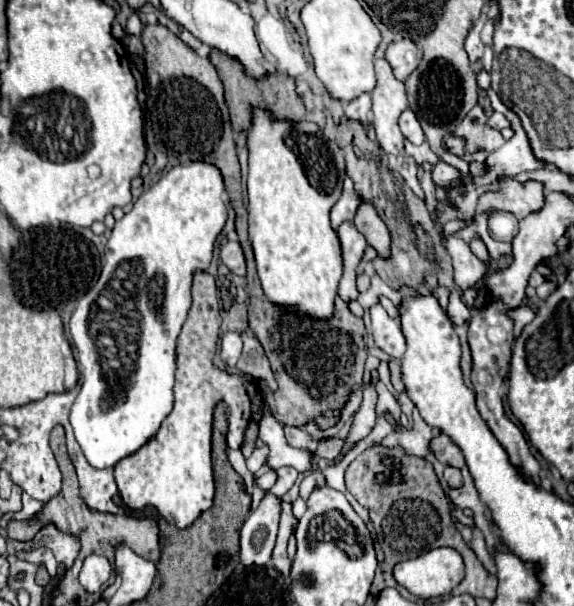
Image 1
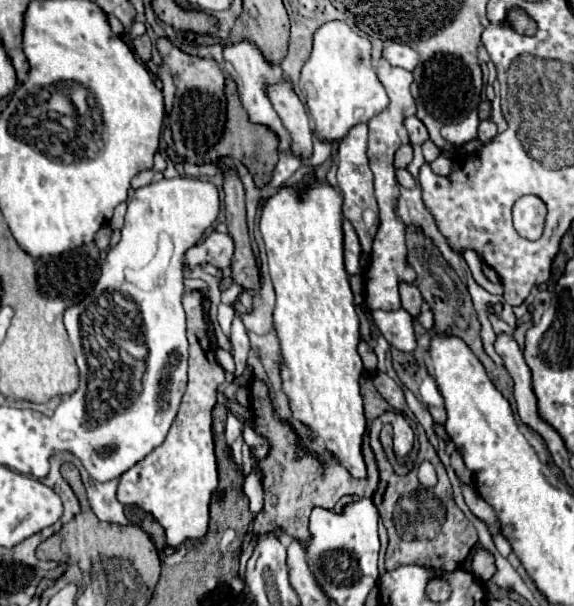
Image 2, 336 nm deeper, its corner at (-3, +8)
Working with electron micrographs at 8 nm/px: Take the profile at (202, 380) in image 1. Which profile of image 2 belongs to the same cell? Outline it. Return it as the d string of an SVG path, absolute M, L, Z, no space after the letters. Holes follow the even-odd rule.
M189 290L183 296L187 312L187 338L189 338L189 384L175 416L175 422L165 438L165 444L137 462L119 478L117 500L133 504L149 512L167 534L167 546L179 546L185 540L201 538L207 534L209 500L217 488L218 469L212 435L212 410L217 400L217 386L225 380L225 372L211 348L209 324L203 312L203 294Z

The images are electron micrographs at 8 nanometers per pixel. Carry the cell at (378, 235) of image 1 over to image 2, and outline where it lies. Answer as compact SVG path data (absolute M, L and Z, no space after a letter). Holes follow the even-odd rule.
M401 282L399 284L399 292L401 292L401 302L403 302L403 308L411 314L411 316L417 316L419 314L419 306L421 306L421 292L415 284L409 284L409 282Z

